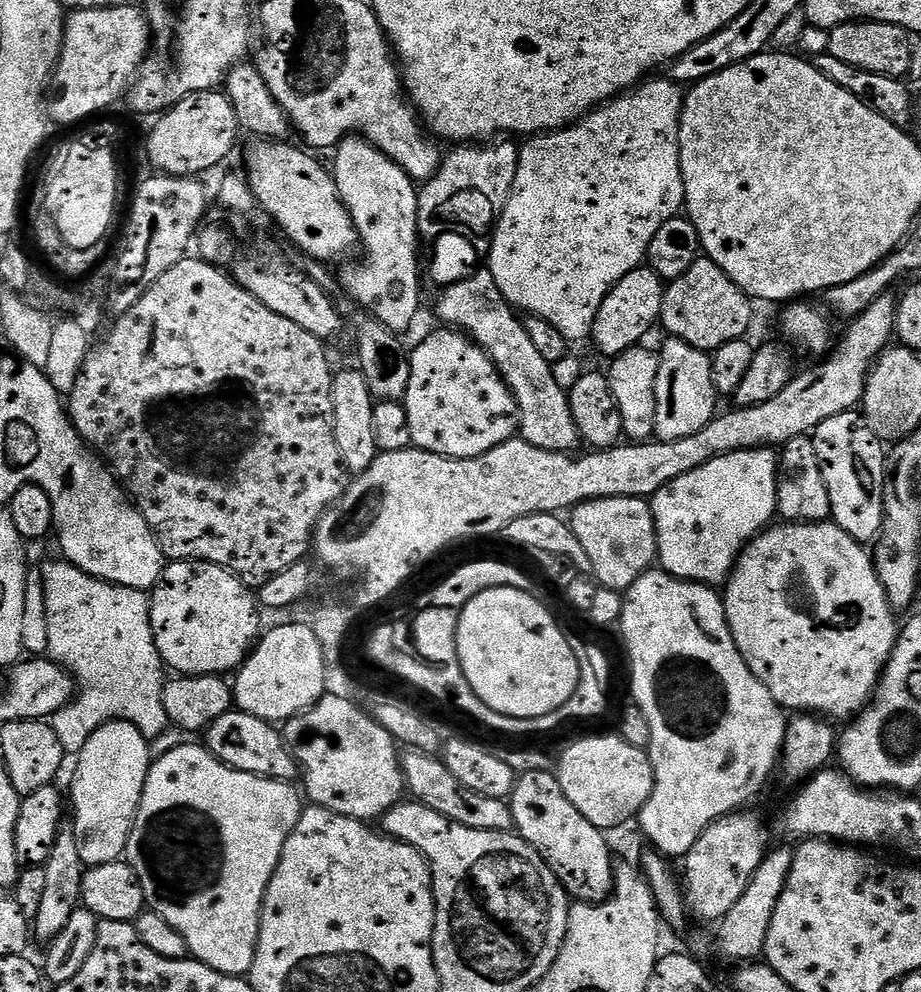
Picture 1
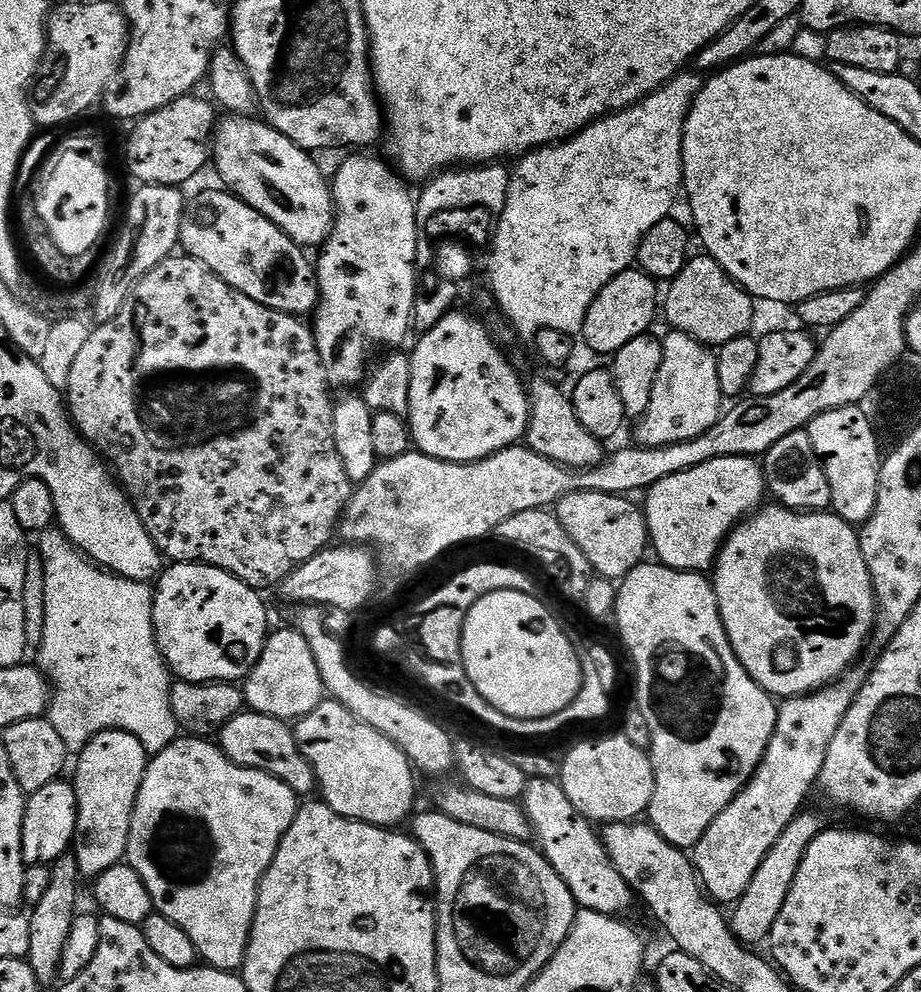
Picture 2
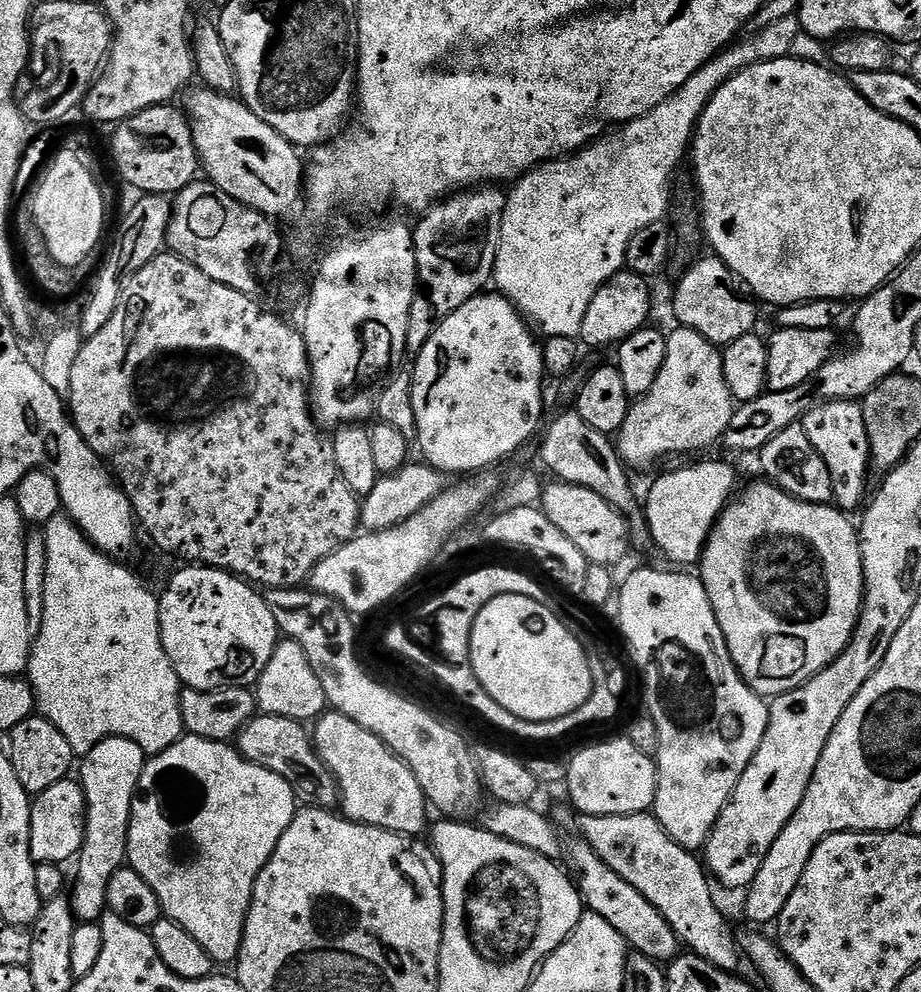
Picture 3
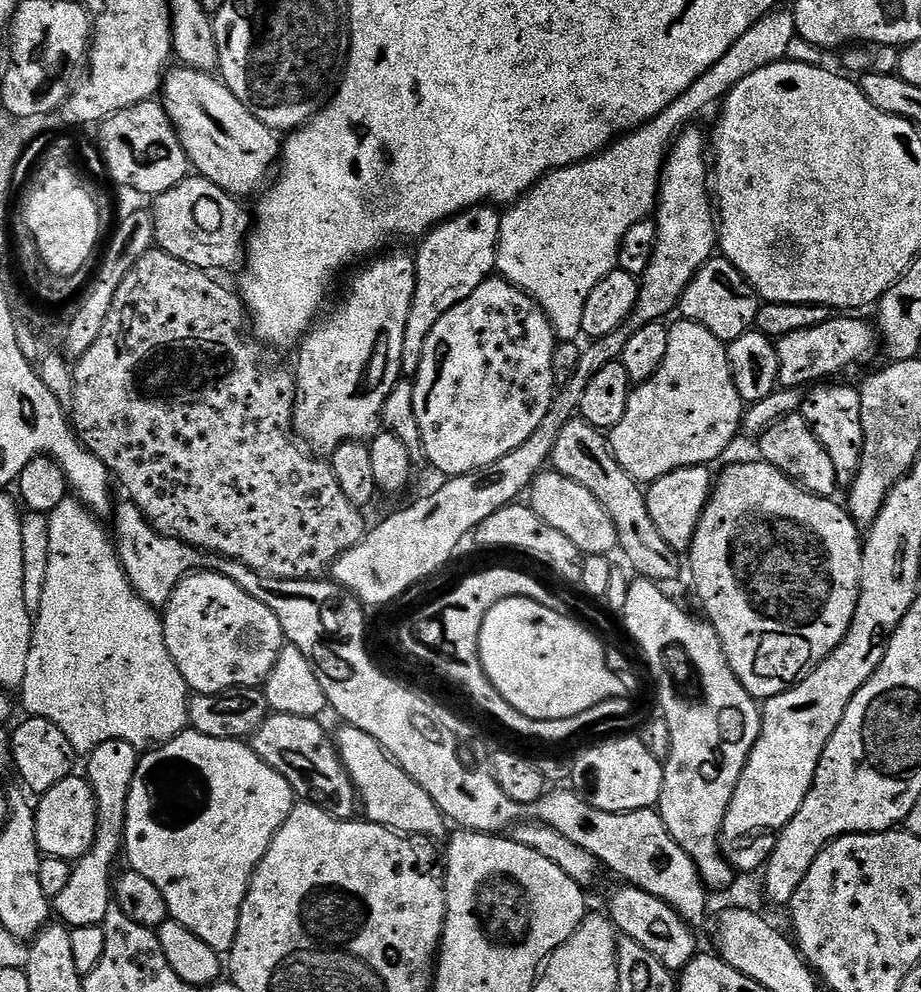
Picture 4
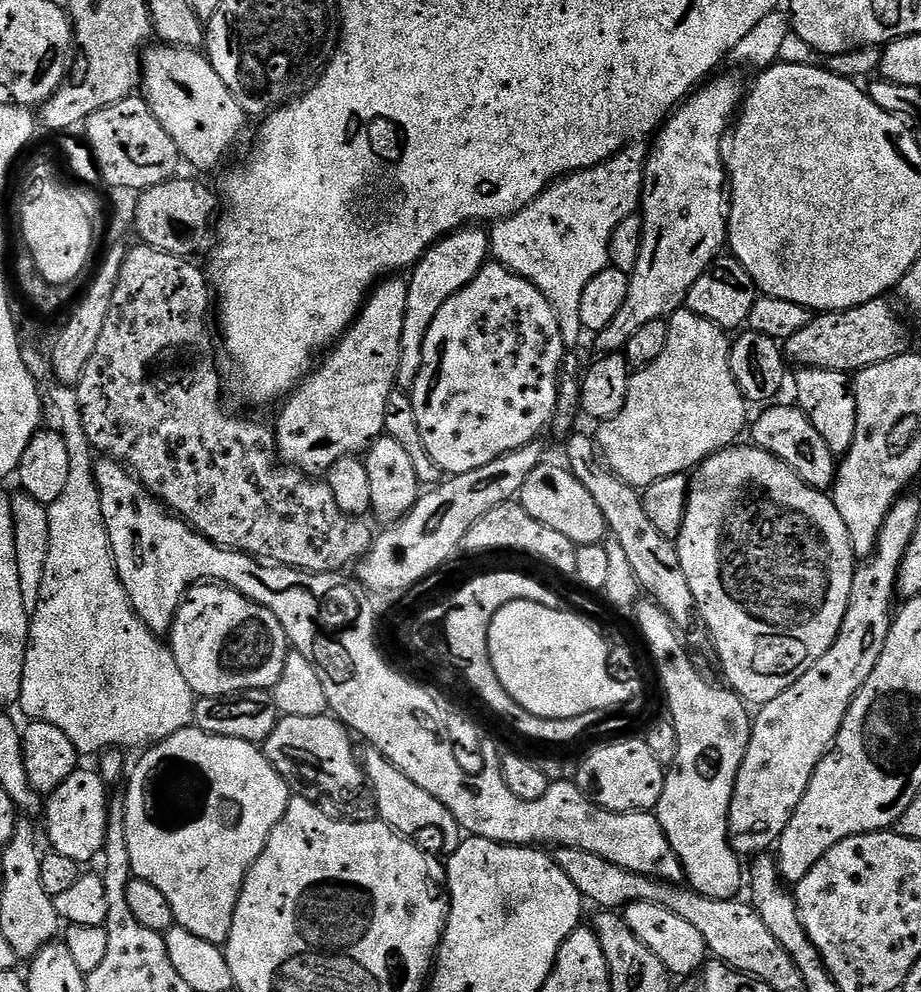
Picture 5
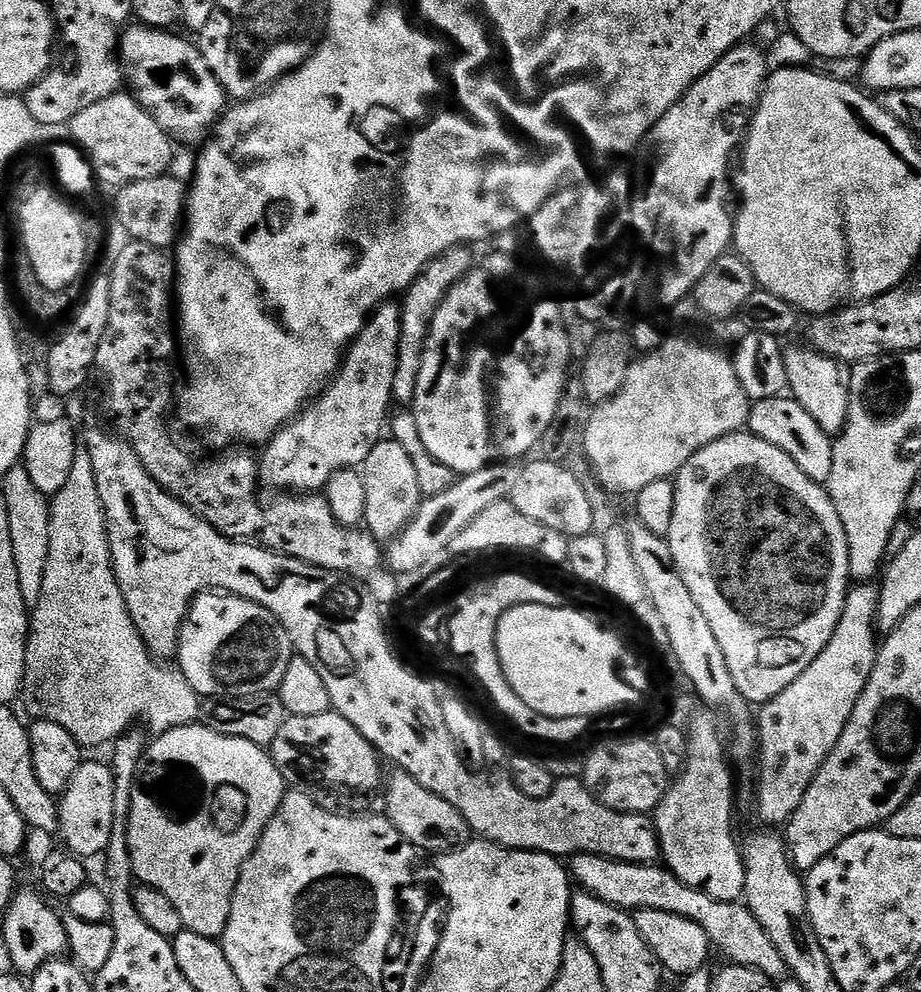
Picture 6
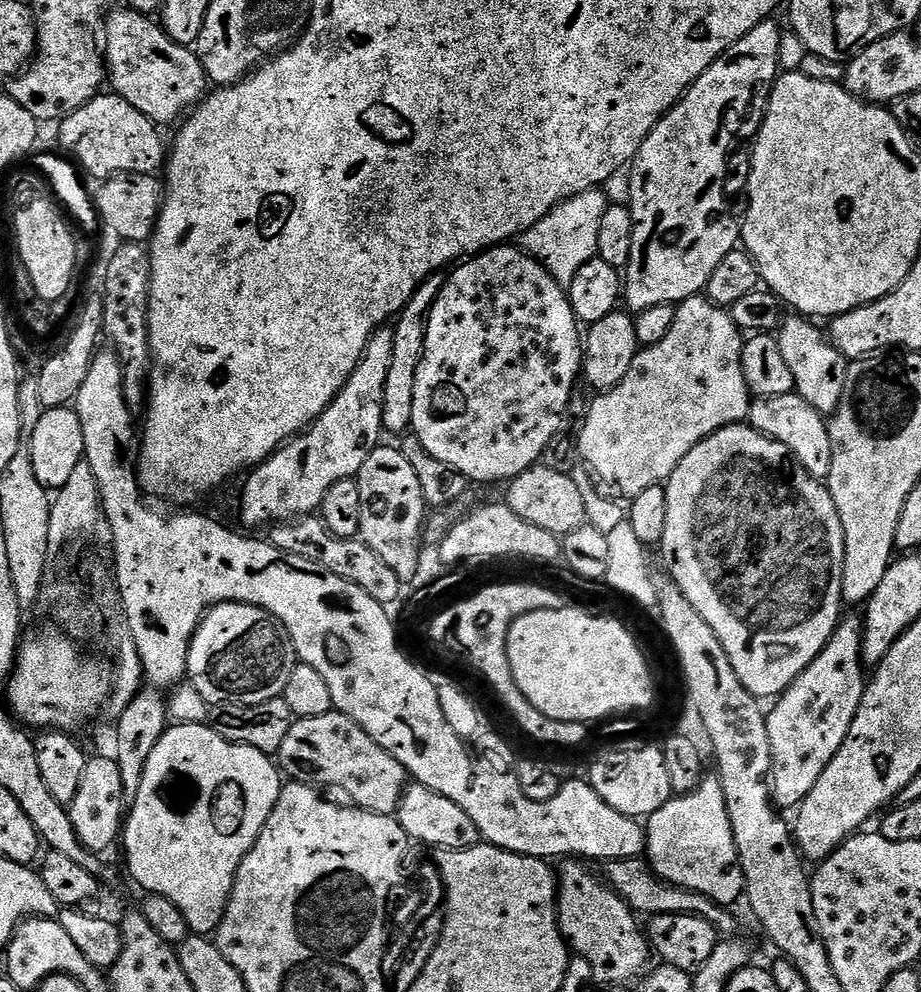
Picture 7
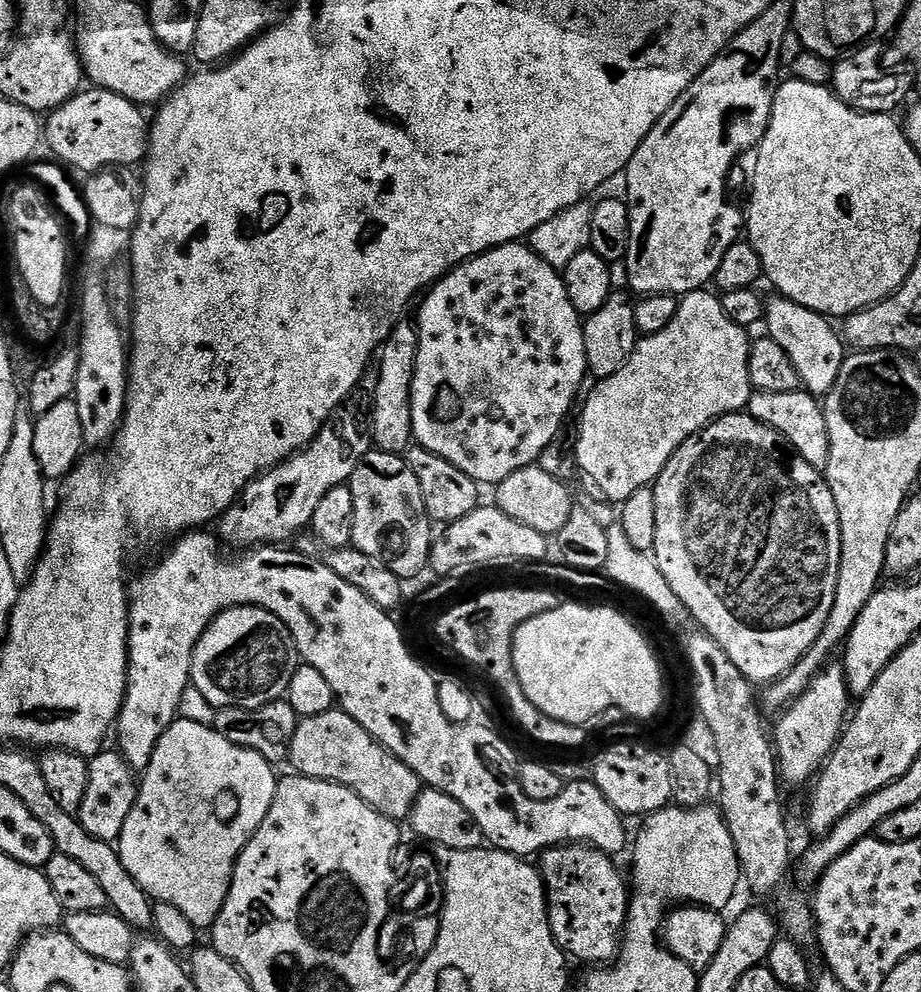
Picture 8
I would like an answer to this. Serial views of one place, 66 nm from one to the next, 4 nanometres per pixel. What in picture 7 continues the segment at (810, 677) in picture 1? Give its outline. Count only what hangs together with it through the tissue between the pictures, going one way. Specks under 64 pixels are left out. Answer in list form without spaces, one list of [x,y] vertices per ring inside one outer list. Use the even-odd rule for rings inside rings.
[[[741,422],[731,424],[714,434],[710,434],[670,474],[670,478],[663,485],[665,494],[666,526],[662,530],[662,538],[658,545],[660,556],[664,559],[664,564],[668,567],[671,583],[682,590],[682,594],[690,601],[690,606],[706,618],[706,626],[714,630],[718,642],[722,642],[722,650],[730,658],[730,666],[734,666],[734,674],[746,686],[746,690],[751,696],[765,698],[772,696],[778,698],[783,692],[798,679],[818,658],[818,654],[828,645],[828,640],[832,637],[832,632],[842,619],[842,566],[844,565],[844,531],[842,522],[838,518],[838,510],[834,506],[834,498],[828,493],[827,483],[814,479],[813,476],[802,467],[798,461],[774,438],[754,430],[751,424]]]

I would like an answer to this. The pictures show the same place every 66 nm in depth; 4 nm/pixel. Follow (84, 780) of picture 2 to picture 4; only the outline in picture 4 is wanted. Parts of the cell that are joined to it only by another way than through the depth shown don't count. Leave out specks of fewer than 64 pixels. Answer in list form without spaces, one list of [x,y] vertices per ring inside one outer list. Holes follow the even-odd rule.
[[[108,741],[96,747],[87,757],[88,766],[84,770],[95,792],[98,830],[95,831],[94,846],[73,865],[69,885],[63,888],[62,894],[54,897],[55,915],[59,923],[69,929],[103,925],[106,913],[113,905],[114,871],[112,872],[112,868],[116,856],[119,857],[123,849],[125,810],[139,757],[135,747],[125,741]]]

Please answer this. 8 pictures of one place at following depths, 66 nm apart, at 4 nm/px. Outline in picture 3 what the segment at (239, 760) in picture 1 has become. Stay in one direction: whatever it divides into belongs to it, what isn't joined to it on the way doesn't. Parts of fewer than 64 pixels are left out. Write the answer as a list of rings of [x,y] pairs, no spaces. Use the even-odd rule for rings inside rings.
[[[257,714],[240,732],[238,751],[247,760],[253,760],[258,766],[268,768],[274,774],[286,778],[301,805],[319,805],[329,810],[337,807],[336,779],[332,776],[332,771],[324,765],[320,753],[313,748],[309,729],[301,721]]]

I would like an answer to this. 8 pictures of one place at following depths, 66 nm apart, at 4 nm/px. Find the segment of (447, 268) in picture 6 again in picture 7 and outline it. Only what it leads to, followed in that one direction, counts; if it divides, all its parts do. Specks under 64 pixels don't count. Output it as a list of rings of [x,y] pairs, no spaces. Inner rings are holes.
[[[433,274],[414,290],[410,302],[395,317],[392,333],[394,334],[394,352],[390,357],[390,371],[386,377],[386,390],[382,393],[382,422],[384,432],[404,434],[411,429],[414,414],[414,382],[418,378],[420,355],[424,352],[424,339],[428,329],[428,311],[434,306],[445,277]]]

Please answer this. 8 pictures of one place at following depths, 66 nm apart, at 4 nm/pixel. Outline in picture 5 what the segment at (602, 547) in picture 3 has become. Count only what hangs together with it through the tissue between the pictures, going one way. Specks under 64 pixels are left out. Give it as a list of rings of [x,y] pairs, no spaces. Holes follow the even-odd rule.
[[[551,462],[539,464],[530,478],[522,482],[522,490],[518,497],[518,502],[530,514],[530,518],[538,518],[542,526],[550,526],[550,530],[558,530],[561,534],[566,534],[570,542],[578,546],[581,544],[599,544],[609,535],[610,529],[606,518],[602,518],[602,510],[598,510],[598,502],[590,498],[590,490],[574,478],[574,474],[569,472],[567,467]]]

